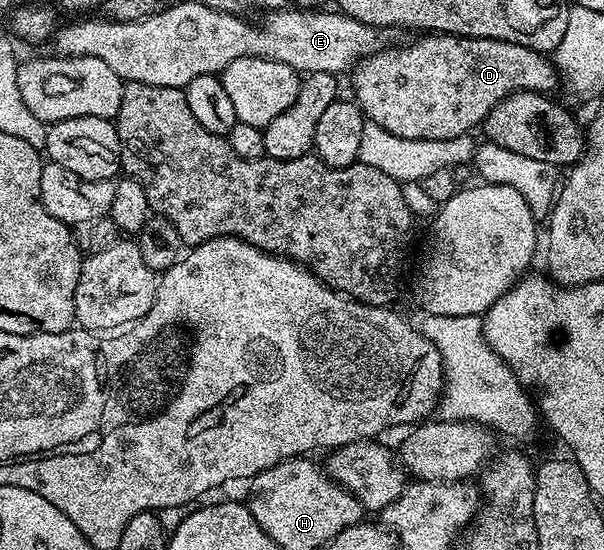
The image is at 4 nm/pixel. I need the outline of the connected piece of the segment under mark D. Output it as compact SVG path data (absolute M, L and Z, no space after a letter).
M424 34L419 37L421 40L413 42L409 48L391 48L385 46L379 52L375 52L360 61L355 68L351 69L352 88L356 91L354 95L355 103L360 105L360 111L364 113L369 121L376 123L390 134L398 135L400 138L408 139L454 139L459 135L466 135L473 131L472 128L479 129L483 125L484 119L498 106L502 98L506 98L515 92L543 92L551 93L552 87L557 87L558 73L556 65L543 52L535 52L526 46L518 46L514 42L502 42L501 40L491 40L490 38L474 38L473 36L445 36L443 34Z

